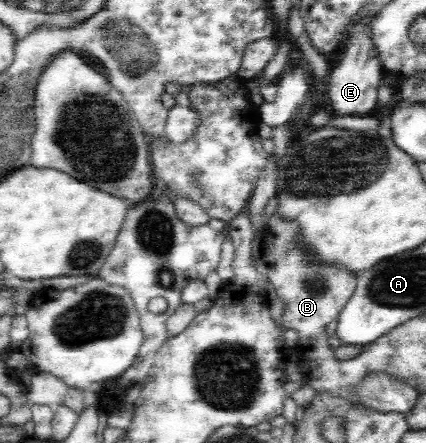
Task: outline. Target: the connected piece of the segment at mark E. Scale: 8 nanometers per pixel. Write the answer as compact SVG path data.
M374 17L356 22L355 26L349 29L343 59L338 66L330 70L330 76L326 78L328 98L334 116L364 117L376 110L378 86L386 71L377 57L377 51L373 49L372 42L369 41L369 34L365 32L365 27L371 18Z

